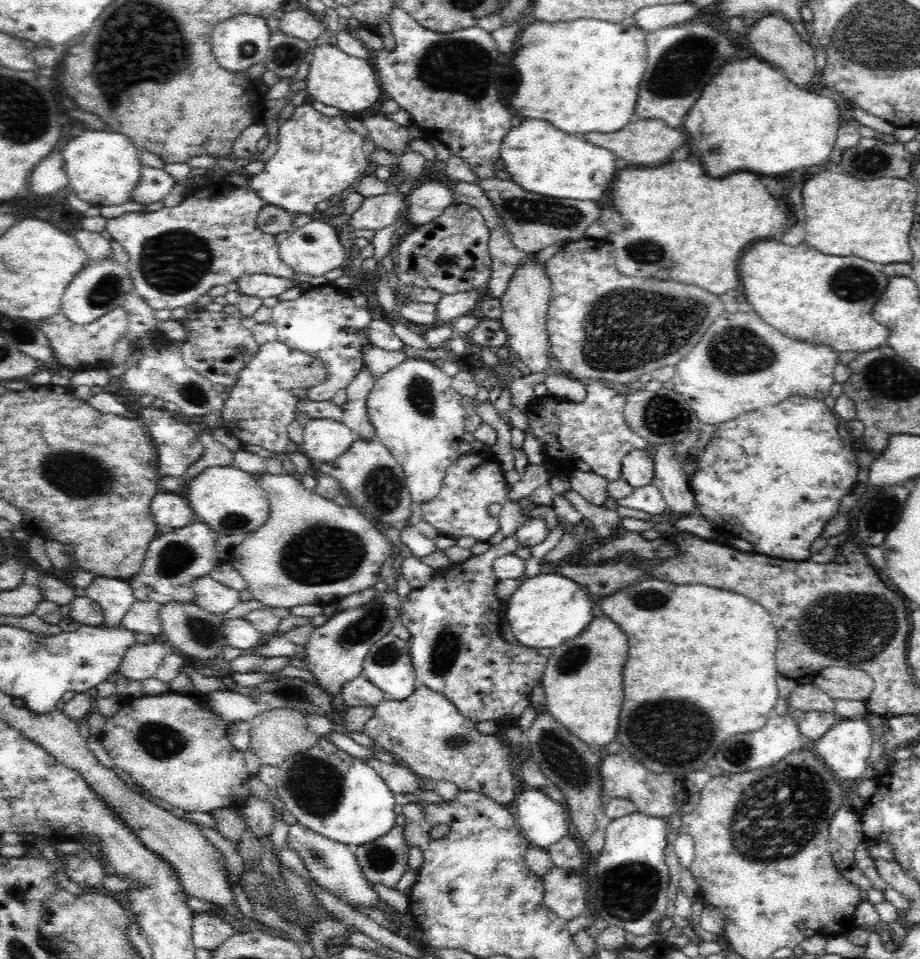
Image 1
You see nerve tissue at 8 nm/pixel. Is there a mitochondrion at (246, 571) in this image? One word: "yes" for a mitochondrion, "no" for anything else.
no

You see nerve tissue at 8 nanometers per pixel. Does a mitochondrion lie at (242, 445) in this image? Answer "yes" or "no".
no

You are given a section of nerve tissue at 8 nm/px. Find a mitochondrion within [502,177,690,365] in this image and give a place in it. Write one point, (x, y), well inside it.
(646, 251)

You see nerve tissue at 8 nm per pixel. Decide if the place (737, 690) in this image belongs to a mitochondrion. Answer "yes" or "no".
no

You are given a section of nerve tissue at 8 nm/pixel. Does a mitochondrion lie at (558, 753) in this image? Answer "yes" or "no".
yes

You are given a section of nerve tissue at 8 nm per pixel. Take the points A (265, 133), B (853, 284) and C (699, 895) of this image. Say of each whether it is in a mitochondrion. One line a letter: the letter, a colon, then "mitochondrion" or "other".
A: other
B: mitochondrion
C: other

